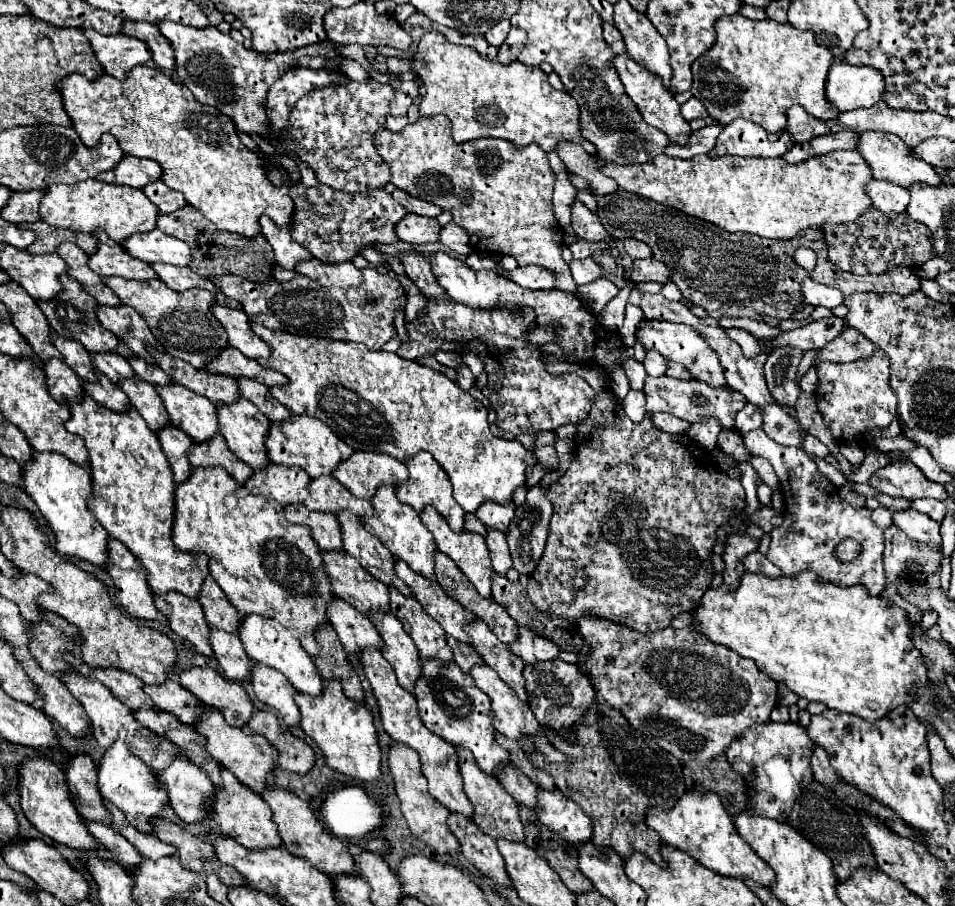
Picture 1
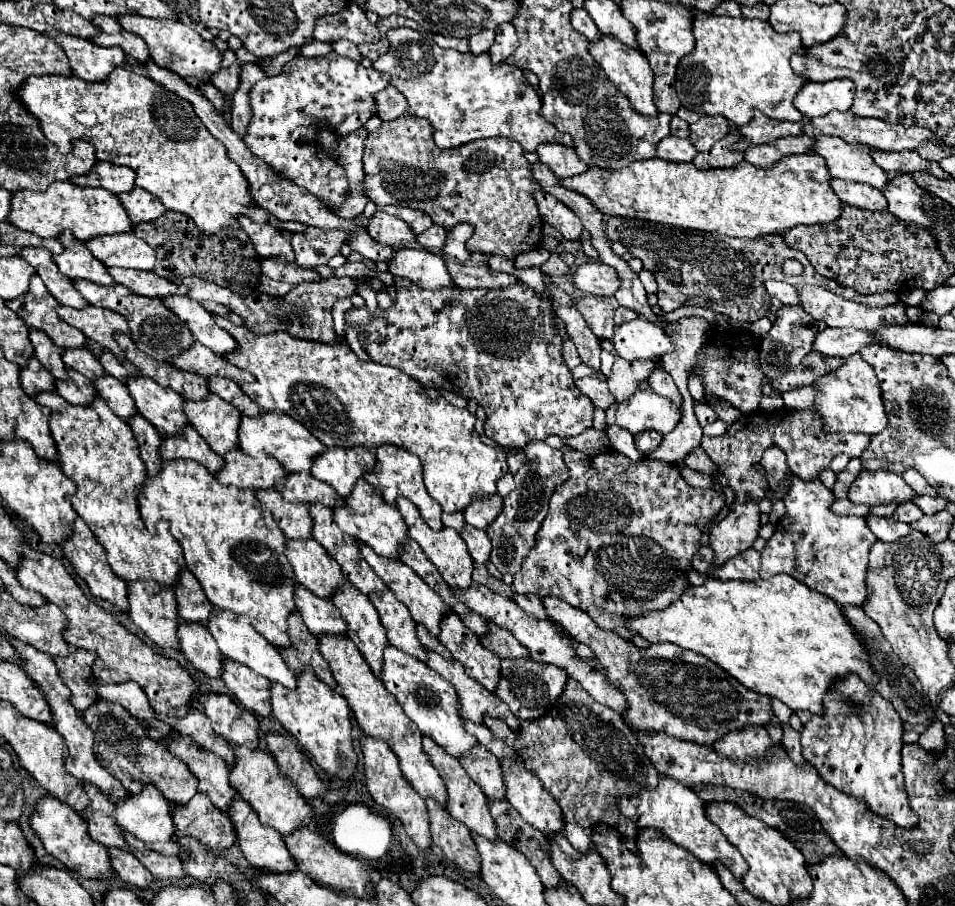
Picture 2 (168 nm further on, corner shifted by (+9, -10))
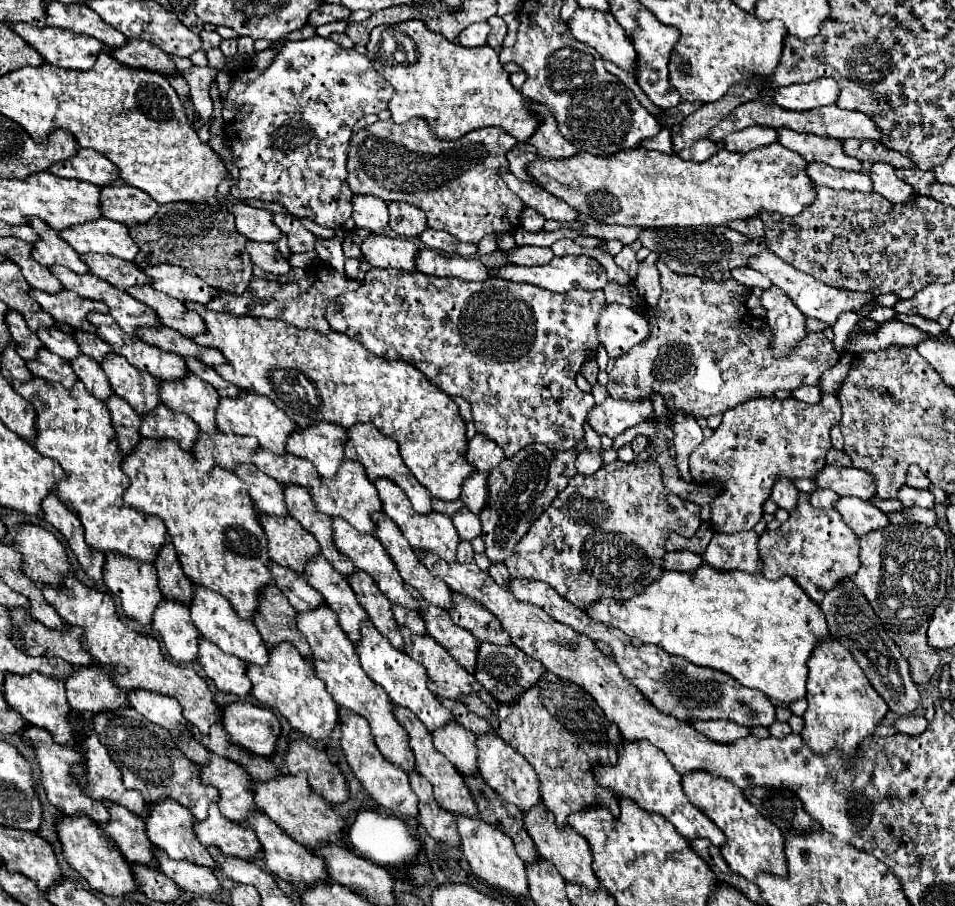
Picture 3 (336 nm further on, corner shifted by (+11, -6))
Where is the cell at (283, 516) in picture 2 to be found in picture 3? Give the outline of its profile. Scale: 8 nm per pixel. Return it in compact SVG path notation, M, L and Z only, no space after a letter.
M253 464L237 466L235 474L247 484L253 504L261 514L289 516L289 510L285 506L285 492L279 482L275 482L267 474L261 474L261 470L257 470Z

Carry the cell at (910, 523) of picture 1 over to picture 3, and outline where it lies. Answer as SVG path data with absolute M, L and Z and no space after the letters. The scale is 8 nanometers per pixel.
M839 498L835 502L835 508L843 516L843 520L859 534L867 534L871 530L883 530L891 522L885 512L877 510L869 500L859 500L859 498Z

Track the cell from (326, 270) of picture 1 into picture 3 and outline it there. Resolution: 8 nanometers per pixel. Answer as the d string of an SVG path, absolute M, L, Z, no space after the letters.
M247 242L247 252L253 260L255 266L263 268L269 274L275 276L285 276L291 272L291 264L281 256L281 252L277 250L275 244L269 242Z

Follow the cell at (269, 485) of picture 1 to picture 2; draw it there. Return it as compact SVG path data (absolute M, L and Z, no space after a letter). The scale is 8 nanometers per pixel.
M235 448L223 456L223 462L225 464L215 474L215 478L225 486L251 490L277 488L277 484L281 484L285 478L283 466L267 454L249 456L243 450Z

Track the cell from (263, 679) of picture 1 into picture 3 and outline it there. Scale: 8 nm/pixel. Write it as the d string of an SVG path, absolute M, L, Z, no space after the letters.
M201 638L197 660L221 692L229 692L241 698L251 696L253 684L245 674L247 664L241 662L241 658L233 658L221 648L213 646L213 642L205 642L205 638Z

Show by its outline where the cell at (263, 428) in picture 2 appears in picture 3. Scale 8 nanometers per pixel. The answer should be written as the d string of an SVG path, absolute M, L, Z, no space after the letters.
M241 392L239 398L223 398L217 408L217 426L225 434L255 436L261 448L271 450L275 454L285 454L289 434L299 430L299 426L293 424L293 420L289 420L289 416L283 410L279 410L269 398L253 394L253 392Z

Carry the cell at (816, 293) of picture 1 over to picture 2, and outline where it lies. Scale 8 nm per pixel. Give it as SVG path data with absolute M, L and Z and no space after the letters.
M765 280L763 282L767 294L771 298L777 298L785 306L799 306L799 298L795 294L795 288L789 286L787 282L777 282L777 280Z

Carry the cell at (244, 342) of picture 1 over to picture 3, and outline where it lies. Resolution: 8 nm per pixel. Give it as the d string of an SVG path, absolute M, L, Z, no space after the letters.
M147 284L145 286L133 286L127 292L135 300L151 306L165 326L181 332L183 336L193 338L197 334L203 334L205 322L201 320L201 316L197 312L187 310L187 306L181 300L169 298L169 294L161 294L159 290L153 290Z

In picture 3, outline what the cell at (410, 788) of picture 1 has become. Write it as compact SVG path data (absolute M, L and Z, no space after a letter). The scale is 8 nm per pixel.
M339 710L339 714L341 714L341 722L343 722L341 724L343 752L347 756L351 770L355 772L355 776L359 778L363 788L369 792L369 796L377 804L381 804L383 808L389 808L391 812L395 812L399 816L417 818L417 794L413 794L413 790L409 786L409 778L401 768L387 762L385 756L377 750L377 744L373 742L373 732L369 730L369 722L365 722L365 718L361 718L349 710Z

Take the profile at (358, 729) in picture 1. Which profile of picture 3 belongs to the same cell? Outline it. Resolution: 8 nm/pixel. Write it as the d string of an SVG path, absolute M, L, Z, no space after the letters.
M281 642L271 650L271 658L267 666L253 666L249 664L247 676L253 678L253 696L273 710L277 710L281 716L287 718L293 730L313 738L313 740L325 740L331 736L333 728L339 724L339 708L333 700L333 696L327 692L325 684L315 678L313 666L299 654L299 650L289 644Z

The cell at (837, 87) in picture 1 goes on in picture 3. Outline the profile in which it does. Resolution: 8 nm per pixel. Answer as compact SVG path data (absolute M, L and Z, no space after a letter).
M819 78L809 84L791 84L777 88L773 100L785 110L813 110L837 102L841 88L833 78Z

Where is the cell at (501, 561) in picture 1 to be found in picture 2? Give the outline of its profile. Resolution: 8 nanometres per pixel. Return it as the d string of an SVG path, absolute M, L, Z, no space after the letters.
M465 524L459 534L467 542L469 554L473 556L473 560L479 564L485 564L489 560L489 552L491 552L491 540L487 538L485 530L479 530L479 528L473 528L471 524Z

